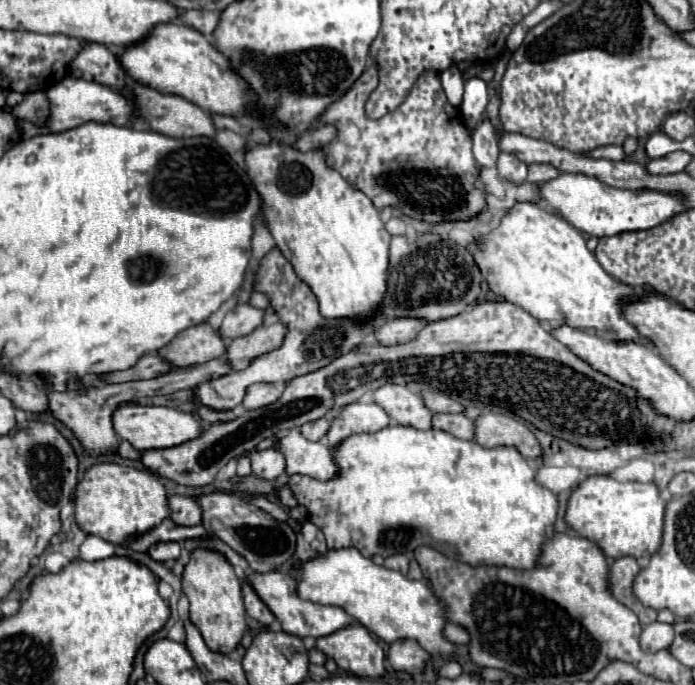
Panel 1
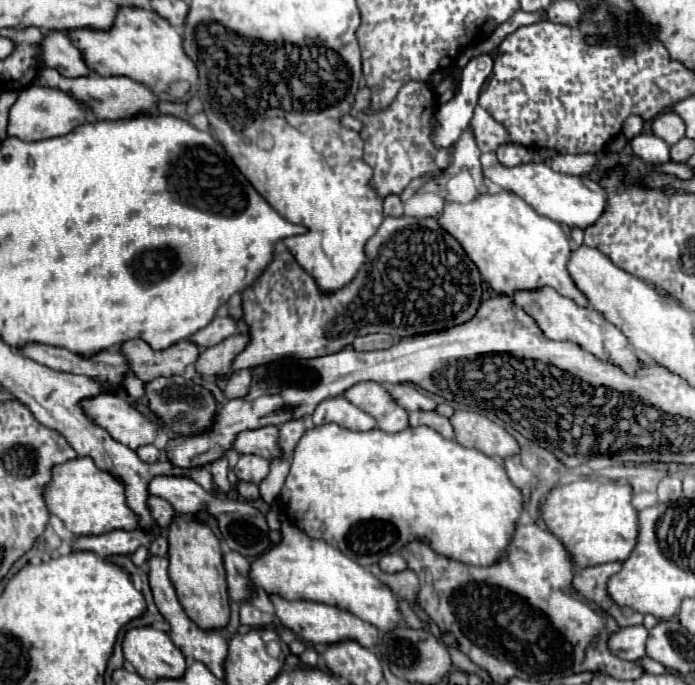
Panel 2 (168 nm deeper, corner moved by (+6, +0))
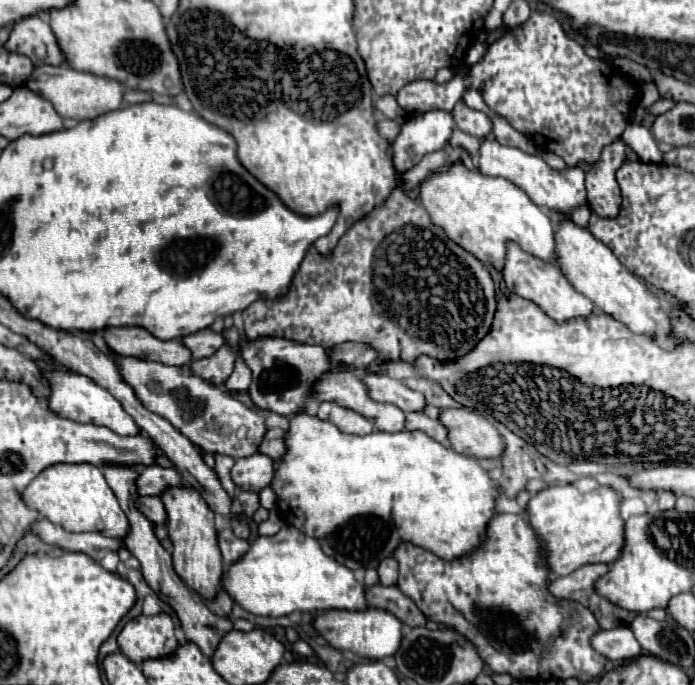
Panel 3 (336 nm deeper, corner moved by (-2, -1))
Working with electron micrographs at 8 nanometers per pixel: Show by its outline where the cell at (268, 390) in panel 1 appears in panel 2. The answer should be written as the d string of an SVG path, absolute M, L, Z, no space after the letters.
M231 371L227 385L225 385L225 397L227 399L235 399L235 397L243 397L247 393L251 385L251 371Z

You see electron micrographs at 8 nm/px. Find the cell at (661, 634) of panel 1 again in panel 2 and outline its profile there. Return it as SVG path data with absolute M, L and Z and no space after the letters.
M643 625L637 627L621 627L615 631L607 645L613 655L625 661L635 661L645 655L645 641L647 641L647 629Z

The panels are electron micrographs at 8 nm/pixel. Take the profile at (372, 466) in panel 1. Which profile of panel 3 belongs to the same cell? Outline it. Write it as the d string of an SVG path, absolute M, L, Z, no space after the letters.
M301 412L299 416L291 418L291 436L287 436L287 460L283 460L283 464L279 464L277 472L275 472L275 494L277 494L277 506L279 512L283 514L283 518L293 524L295 528L305 528L305 532L309 536L321 538L325 552L329 556L335 556L341 564L347 564L347 568L351 570L359 570L359 568L377 568L385 558L389 558L393 554L393 550L401 544L401 542L411 542L415 546L427 548L431 552L435 552L439 558L443 560L457 560L473 550L477 550L483 540L485 540L485 532L487 532L487 524L493 518L495 512L495 498L499 496L499 488L495 486L495 482L491 480L489 472L479 464L479 460L465 456L465 454L457 454L453 448L439 444L437 440L433 440L431 436L427 436L425 432L371 432L365 436L355 436L355 434L345 434L341 432L333 422L329 420L319 420L317 416L309 416L307 412Z

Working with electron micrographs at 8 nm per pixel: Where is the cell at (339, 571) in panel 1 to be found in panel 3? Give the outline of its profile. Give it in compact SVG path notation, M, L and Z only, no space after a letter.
M285 524L275 536L259 536L259 540L255 540L247 552L247 556L243 556L243 560L239 560L239 564L233 564L231 568L227 568L227 572L223 574L223 588L229 592L229 596L239 602L247 612L251 614L257 614L257 616L287 616L295 610L301 610L301 612L315 612L315 610L331 610L331 608L343 608L343 610L367 610L369 608L369 602L367 602L367 594L365 594L365 584L363 582L357 582L355 576L353 576L353 570L349 570L347 566L343 566L341 562L337 562L333 556L327 556L323 552L323 542L319 538L313 538L313 536L307 536L305 532L297 530L295 526L291 524Z

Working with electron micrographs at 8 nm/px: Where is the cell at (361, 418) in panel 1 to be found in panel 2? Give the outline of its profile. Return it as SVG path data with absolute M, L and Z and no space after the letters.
M335 397L335 399L323 399L323 403L319 403L319 407L313 411L313 423L321 425L321 423L337 423L345 429L351 431L371 431L375 429L375 419L361 411L359 407L355 407L353 403L349 403L347 399Z

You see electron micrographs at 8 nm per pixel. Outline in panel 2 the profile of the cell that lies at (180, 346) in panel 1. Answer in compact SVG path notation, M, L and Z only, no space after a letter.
M129 339L119 345L119 351L127 355L127 363L131 363L131 371L141 379L149 381L155 377L171 377L183 375L185 367L195 363L199 357L199 347L189 339L179 341L163 351L151 349L143 339Z

